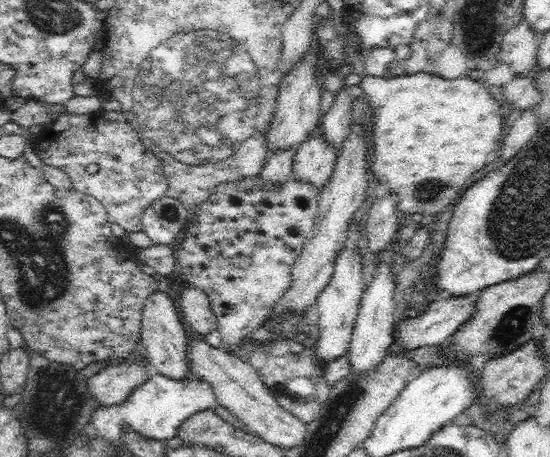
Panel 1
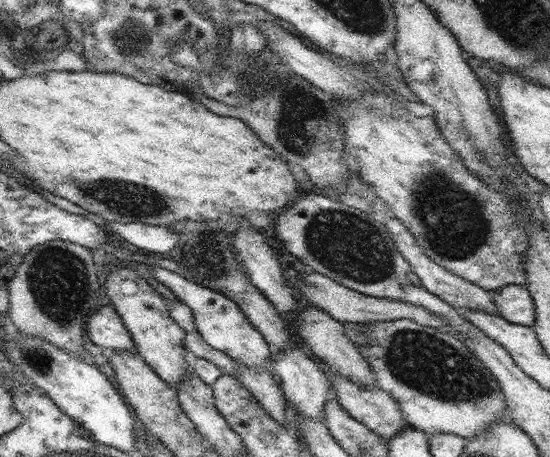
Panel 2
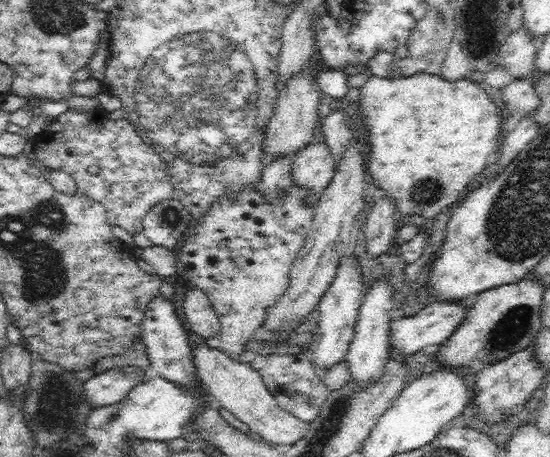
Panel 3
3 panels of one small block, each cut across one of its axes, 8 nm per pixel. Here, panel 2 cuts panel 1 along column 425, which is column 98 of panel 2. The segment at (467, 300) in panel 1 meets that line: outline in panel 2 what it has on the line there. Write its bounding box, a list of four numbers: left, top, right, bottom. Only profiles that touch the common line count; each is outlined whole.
[88,304,137,354]

